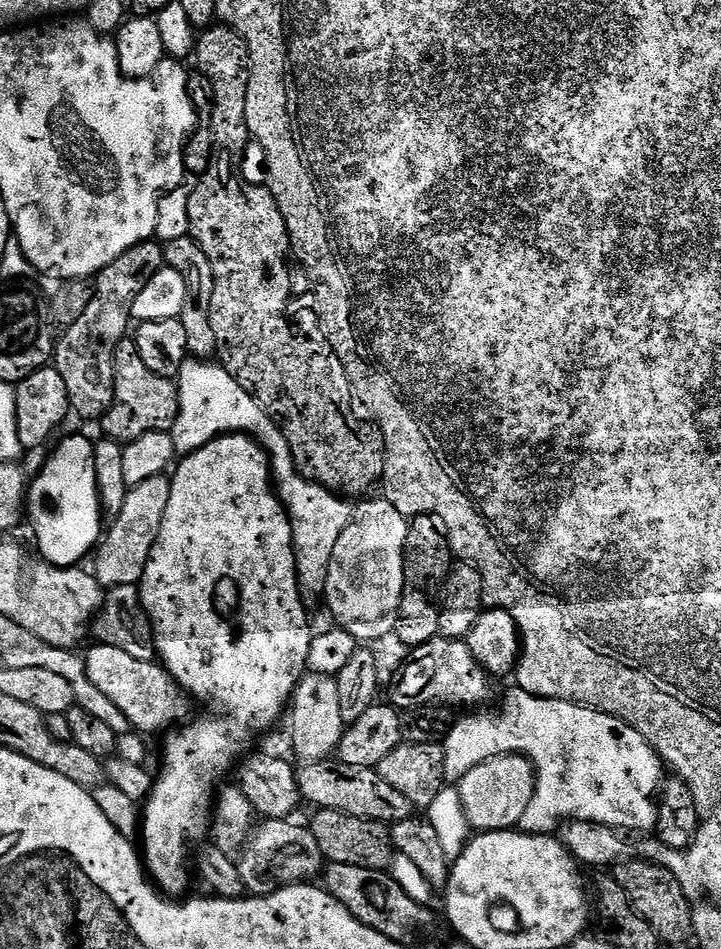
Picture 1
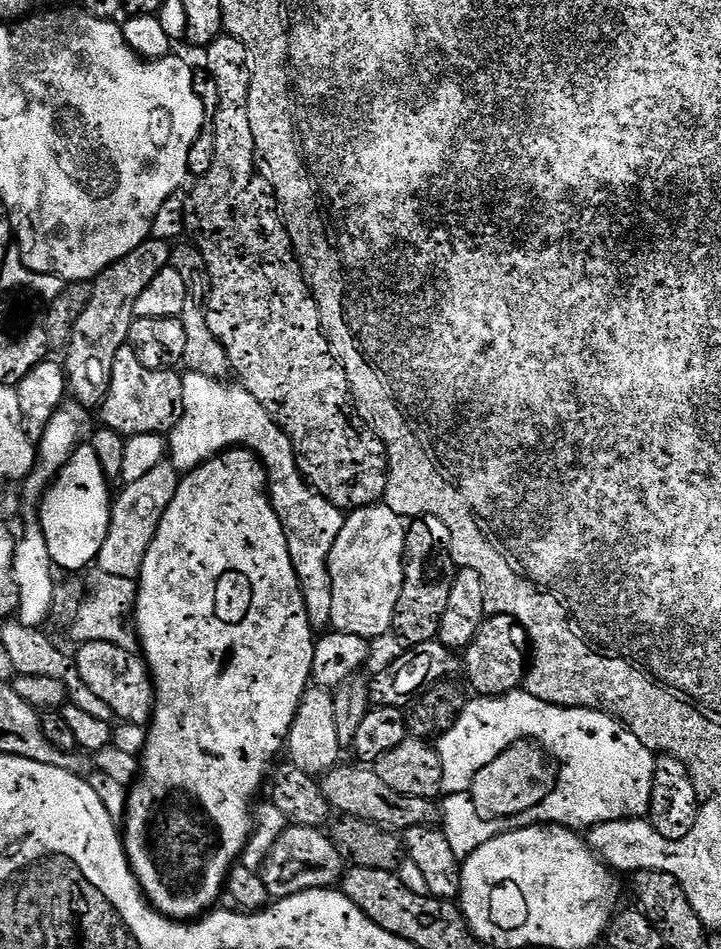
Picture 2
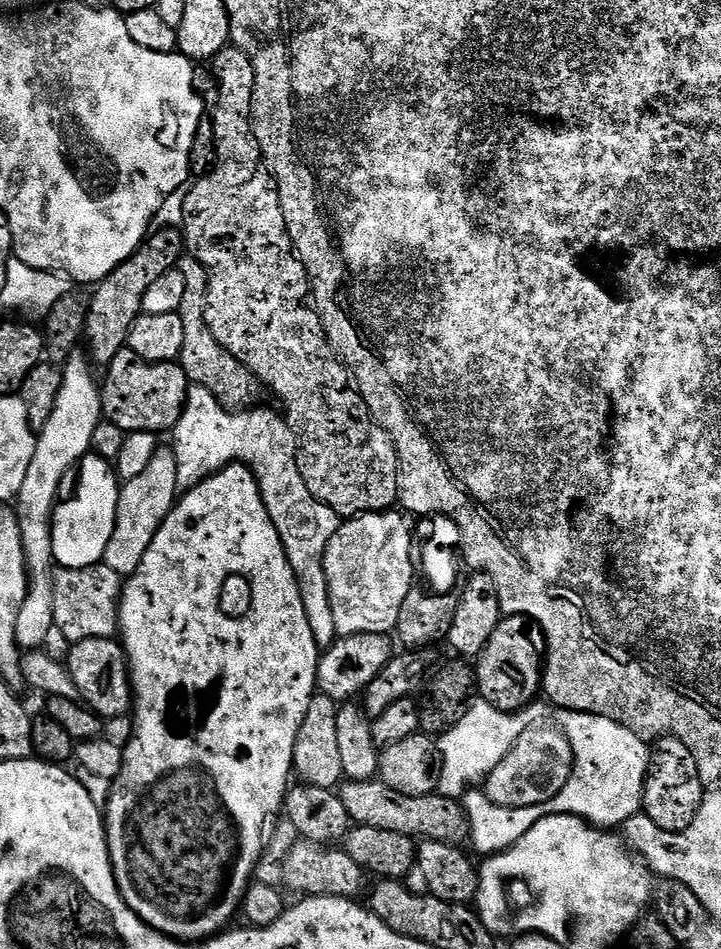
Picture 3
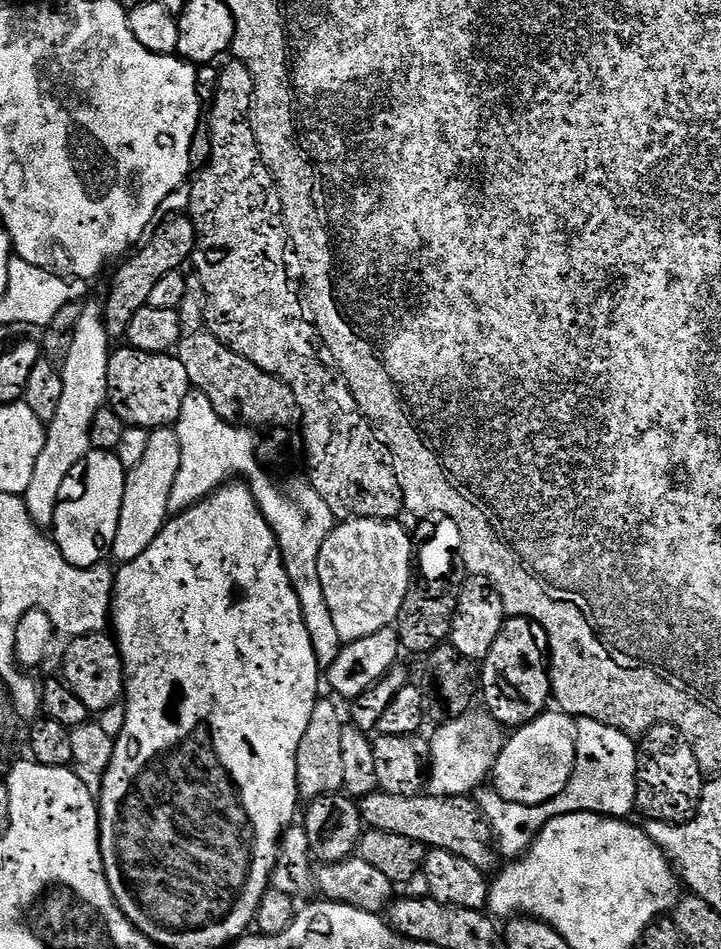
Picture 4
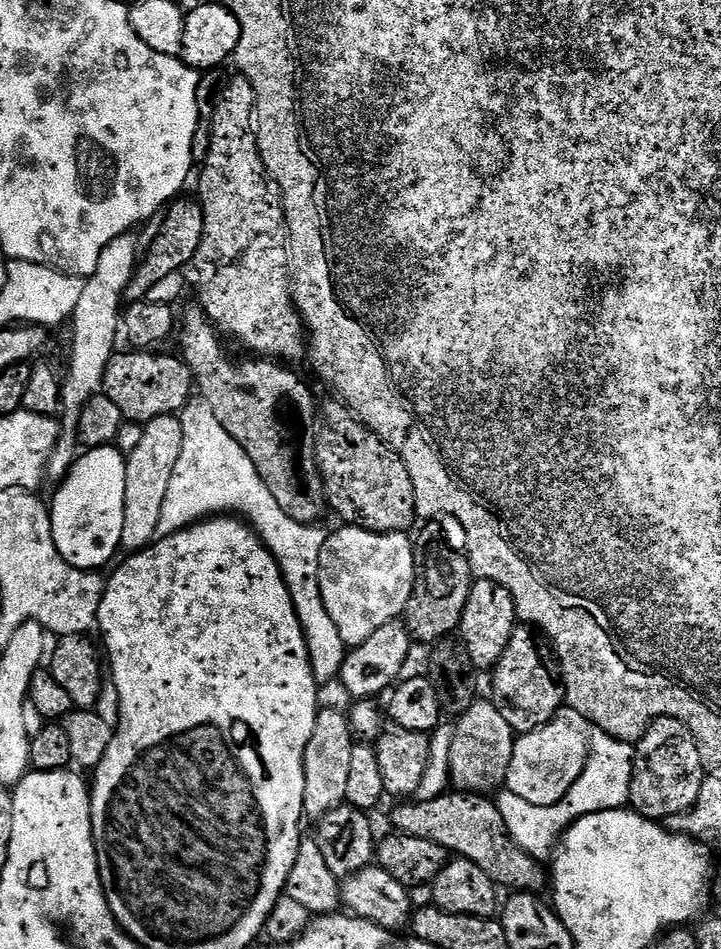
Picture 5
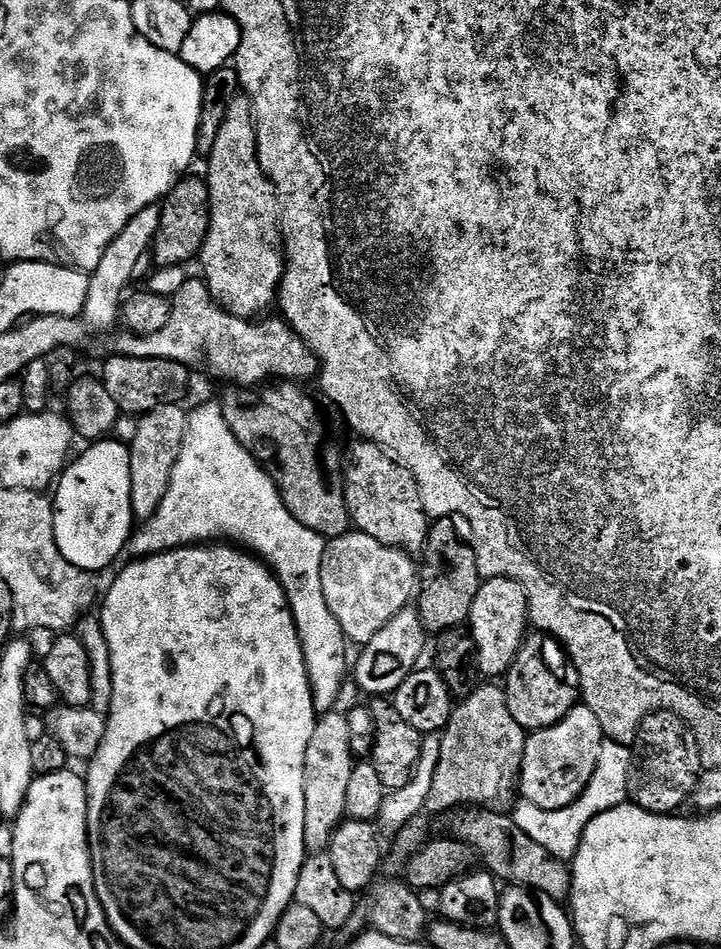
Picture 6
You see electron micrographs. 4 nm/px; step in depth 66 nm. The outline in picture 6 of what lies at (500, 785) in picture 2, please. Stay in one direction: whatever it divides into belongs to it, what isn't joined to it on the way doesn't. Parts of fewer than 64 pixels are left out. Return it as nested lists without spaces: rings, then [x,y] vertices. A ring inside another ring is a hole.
[[[583,702],[577,703],[575,708],[568,711],[566,718],[554,726],[531,733],[525,739],[522,766],[519,768],[519,795],[542,810],[558,810],[570,806],[590,782],[598,766],[600,747],[605,739],[594,710],[587,708]]]

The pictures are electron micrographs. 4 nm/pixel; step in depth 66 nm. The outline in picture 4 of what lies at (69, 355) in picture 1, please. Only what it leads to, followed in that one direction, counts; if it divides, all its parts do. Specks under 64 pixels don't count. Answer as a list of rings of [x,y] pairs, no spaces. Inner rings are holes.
[[[175,215],[159,221],[155,225],[154,231],[147,237],[146,243],[139,249],[141,252],[137,256],[129,255],[119,265],[121,268],[117,270],[116,277],[112,280],[112,297],[109,298],[108,304],[106,303],[109,337],[123,337],[127,333],[130,318],[134,318],[134,314],[138,314],[138,310],[147,306],[150,294],[154,291],[154,285],[161,278],[166,278],[166,274],[181,271],[185,267],[183,264],[187,265],[191,261],[195,248],[196,231],[187,215]]]

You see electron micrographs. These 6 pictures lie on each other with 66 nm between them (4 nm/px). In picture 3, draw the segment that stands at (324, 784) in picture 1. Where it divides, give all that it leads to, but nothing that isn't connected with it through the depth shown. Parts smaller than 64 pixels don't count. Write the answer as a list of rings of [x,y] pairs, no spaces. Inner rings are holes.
[[[379,779],[366,782],[347,781],[339,789],[338,795],[356,826],[378,826],[378,830],[394,830],[398,834],[406,834],[409,838],[427,838],[447,844],[460,842],[469,831],[463,807],[450,796],[398,794],[398,790],[390,789]]]

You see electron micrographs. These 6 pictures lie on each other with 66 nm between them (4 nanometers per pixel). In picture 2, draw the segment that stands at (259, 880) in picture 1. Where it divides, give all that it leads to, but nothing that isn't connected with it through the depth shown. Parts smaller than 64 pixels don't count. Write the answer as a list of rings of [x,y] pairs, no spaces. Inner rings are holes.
[[[289,826],[273,845],[262,869],[262,877],[270,896],[283,898],[306,890],[339,885],[345,871],[346,861],[340,857],[335,844],[321,829]]]

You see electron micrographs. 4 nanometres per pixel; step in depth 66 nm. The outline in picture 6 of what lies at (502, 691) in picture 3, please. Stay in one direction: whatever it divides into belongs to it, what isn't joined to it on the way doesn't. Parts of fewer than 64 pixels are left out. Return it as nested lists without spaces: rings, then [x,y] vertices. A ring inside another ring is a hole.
[[[539,630],[525,636],[524,644],[518,650],[502,687],[510,714],[514,714],[518,726],[522,726],[528,734],[554,726],[566,718],[568,711],[575,708],[581,699],[580,676],[568,659],[568,653],[560,641]]]

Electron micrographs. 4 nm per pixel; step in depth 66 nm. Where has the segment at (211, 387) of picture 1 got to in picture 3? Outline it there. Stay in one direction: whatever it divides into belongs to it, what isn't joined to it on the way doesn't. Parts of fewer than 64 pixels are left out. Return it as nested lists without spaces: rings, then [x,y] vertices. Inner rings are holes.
[[[189,387],[182,418],[170,432],[170,447],[178,462],[178,486],[181,490],[198,486],[207,476],[222,470],[227,464],[244,464],[252,470],[266,510],[282,538],[282,546],[296,575],[302,602],[306,606],[306,618],[310,622],[310,634],[314,634],[314,642],[323,650],[338,639],[334,610],[330,610],[324,555],[342,520],[333,508],[314,498],[306,482],[302,482],[296,461],[296,435],[287,419],[279,411],[271,412],[264,407],[229,410],[220,405],[210,390]]]

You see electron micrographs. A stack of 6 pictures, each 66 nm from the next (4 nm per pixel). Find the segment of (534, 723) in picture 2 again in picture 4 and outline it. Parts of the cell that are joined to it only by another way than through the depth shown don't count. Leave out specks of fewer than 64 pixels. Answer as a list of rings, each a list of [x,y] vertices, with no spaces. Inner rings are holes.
[[[476,714],[445,720],[433,736],[432,767],[428,773],[427,795],[466,796],[472,794],[492,829],[499,853],[508,860],[525,854],[537,833],[554,818],[578,812],[596,812],[600,816],[628,818],[636,807],[636,771],[638,744],[622,730],[583,718],[576,720],[576,765],[566,790],[544,804],[512,804],[494,788],[476,787],[491,773],[496,756],[504,748],[506,732],[491,718],[479,720]],[[631,814],[631,815],[630,815]]]

